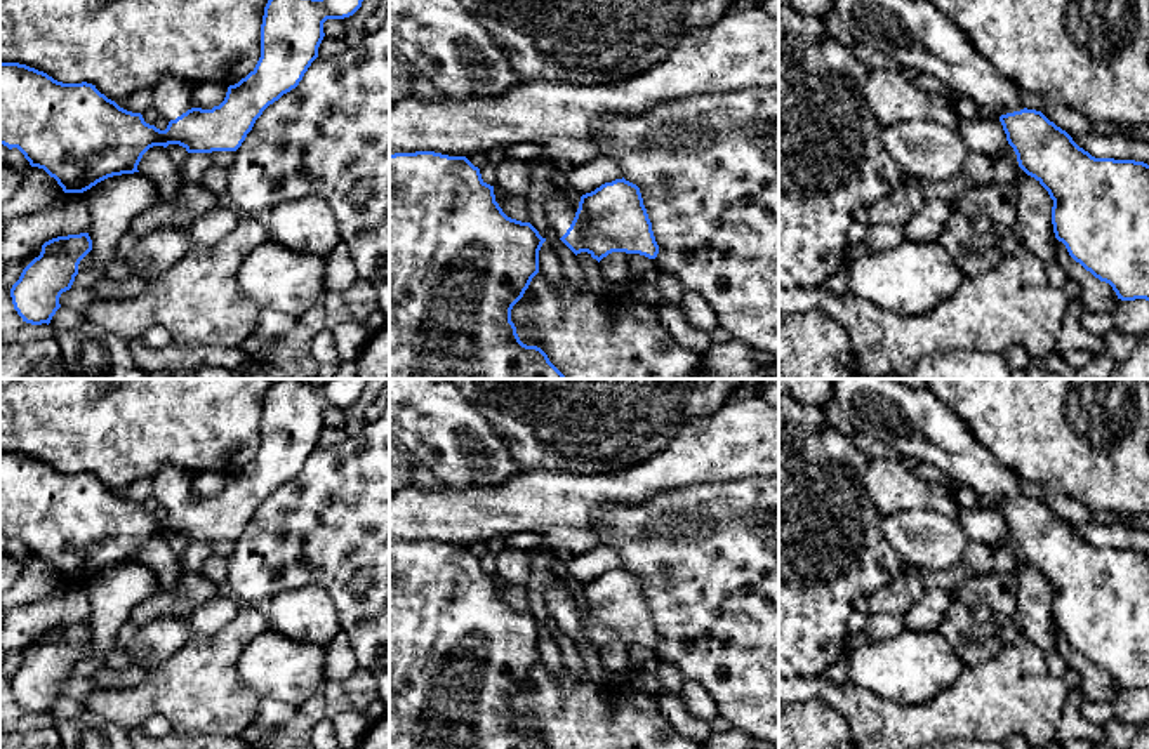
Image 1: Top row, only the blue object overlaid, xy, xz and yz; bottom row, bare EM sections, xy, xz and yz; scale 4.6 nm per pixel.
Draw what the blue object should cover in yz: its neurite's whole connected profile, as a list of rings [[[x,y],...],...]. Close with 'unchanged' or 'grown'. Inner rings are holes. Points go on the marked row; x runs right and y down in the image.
[[[833,0],[834,12],[843,21],[855,43],[885,52],[892,64],[918,75],[933,75],[960,97],[972,99],[982,116],[998,118],[1019,167],[1034,177],[1053,200],[1052,224],[1069,255],[1100,282],[1112,287],[1118,299],[1149,301],[1149,165],[1135,160],[1095,158],[1079,148],[1073,137],[1050,122],[1041,111],[1020,104],[1020,89],[1005,78],[968,36],[930,0]]] | grown

